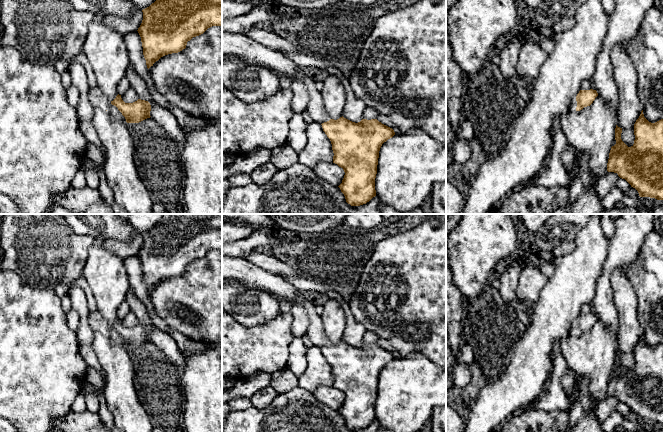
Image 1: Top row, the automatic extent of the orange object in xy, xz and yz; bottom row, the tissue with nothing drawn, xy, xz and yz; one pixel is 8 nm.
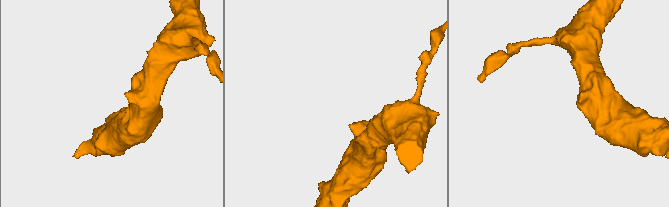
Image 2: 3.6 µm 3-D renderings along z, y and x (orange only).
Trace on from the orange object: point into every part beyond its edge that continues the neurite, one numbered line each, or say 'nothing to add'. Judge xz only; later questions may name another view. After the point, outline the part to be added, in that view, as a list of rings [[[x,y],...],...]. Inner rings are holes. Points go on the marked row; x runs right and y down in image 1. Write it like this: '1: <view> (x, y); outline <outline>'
1: xz (234, 44); outline [[[222,31],[222,55],[255,62],[275,71],[280,77],[289,77],[293,81],[301,80],[309,93],[306,111],[313,121],[322,124],[331,119],[325,111],[321,92],[317,90],[315,81],[305,73],[302,67],[285,57],[279,50],[270,49],[245,34]]]

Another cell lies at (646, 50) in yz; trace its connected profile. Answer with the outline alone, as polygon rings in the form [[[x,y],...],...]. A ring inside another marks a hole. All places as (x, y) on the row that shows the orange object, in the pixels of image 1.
[[[654,5],[644,14],[638,34],[628,44],[627,53],[638,75],[638,96],[644,117],[651,123],[663,119],[663,12]]]

